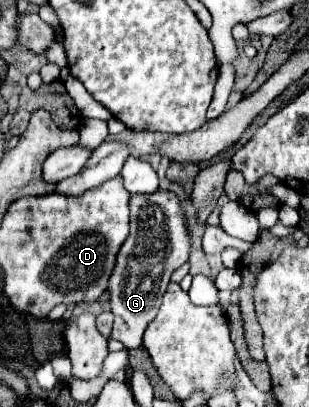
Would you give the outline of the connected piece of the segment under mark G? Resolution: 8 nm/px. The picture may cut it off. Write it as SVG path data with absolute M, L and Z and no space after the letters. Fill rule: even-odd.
M155 191L149 195L131 195L131 233L117 253L117 261L109 279L109 305L115 315L111 339L117 339L125 349L137 349L145 327L159 311L161 297L167 289L171 273L181 267L191 253L191 231L181 201L171 191Z

